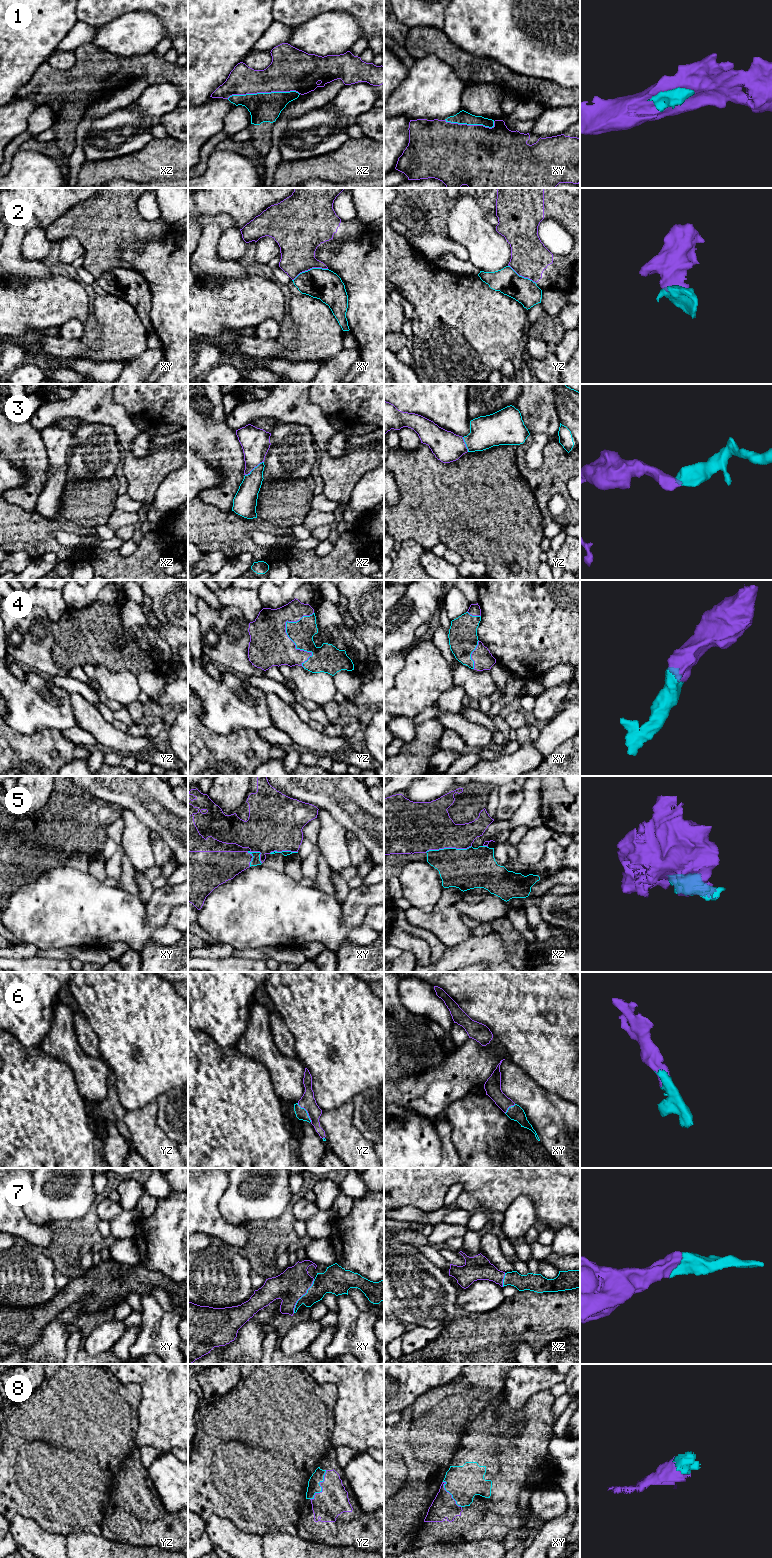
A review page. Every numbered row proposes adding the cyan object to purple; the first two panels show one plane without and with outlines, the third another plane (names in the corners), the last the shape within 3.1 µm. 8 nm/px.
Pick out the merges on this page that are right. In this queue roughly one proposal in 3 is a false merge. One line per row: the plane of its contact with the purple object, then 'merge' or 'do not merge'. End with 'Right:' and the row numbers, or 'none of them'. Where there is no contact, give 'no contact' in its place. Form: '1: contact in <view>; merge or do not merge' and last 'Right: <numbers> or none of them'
1: contact in xz; merge
2: contact in xy; do not merge
3: contact in xz; merge
4: contact in yz; merge
5: contact in xz; merge
6: contact in yz; merge
7: contact in xy; merge
8: contact in yz; merge
Right: 1, 3, 4, 5, 6, 7, 8

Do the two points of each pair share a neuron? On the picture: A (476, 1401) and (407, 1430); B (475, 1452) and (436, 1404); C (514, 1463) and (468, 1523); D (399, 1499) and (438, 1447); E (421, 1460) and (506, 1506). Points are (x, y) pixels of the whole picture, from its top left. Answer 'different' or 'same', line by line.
A: same
B: different
C: same
D: same
E: different

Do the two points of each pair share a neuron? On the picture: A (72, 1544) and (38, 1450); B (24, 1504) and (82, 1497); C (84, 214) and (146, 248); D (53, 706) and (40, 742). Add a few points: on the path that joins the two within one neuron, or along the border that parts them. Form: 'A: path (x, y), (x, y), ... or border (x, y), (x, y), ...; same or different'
A: border (72, 1531), (91, 1532), (95, 1535); different
B: path (38, 1497), (68, 1497); same
C: border (156, 238), (130, 240), (121, 247), (118, 257); different
D: border (60, 730), (42, 728), (33, 733), (22, 733); different

